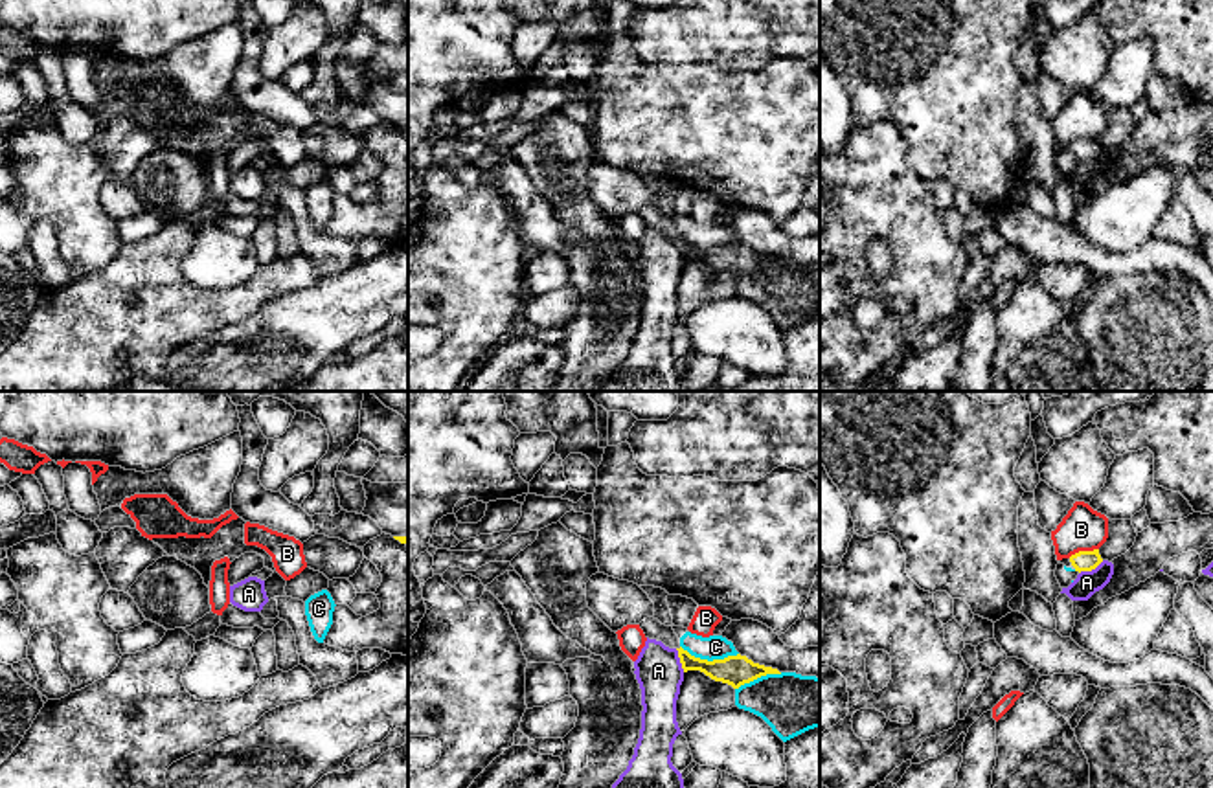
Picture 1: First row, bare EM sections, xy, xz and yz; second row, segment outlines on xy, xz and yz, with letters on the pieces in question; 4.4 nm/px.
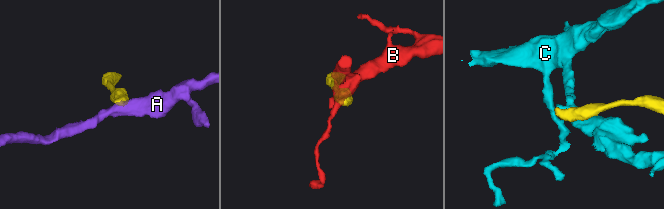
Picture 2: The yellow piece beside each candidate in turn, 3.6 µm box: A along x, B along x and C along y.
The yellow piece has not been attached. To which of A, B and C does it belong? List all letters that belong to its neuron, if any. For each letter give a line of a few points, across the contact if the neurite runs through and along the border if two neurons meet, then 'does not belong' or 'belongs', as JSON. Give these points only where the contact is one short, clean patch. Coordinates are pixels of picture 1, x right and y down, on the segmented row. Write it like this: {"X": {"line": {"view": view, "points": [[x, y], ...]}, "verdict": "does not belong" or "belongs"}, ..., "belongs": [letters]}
{"A": {"line": {"view": "yz", "points": [[1103, 561], [1079, 574]]}, "verdict": "does not belong"}, "B": {"verdict": "does not belong"}, "C": {"verdict": "does not belong"}, "belongs": []}

